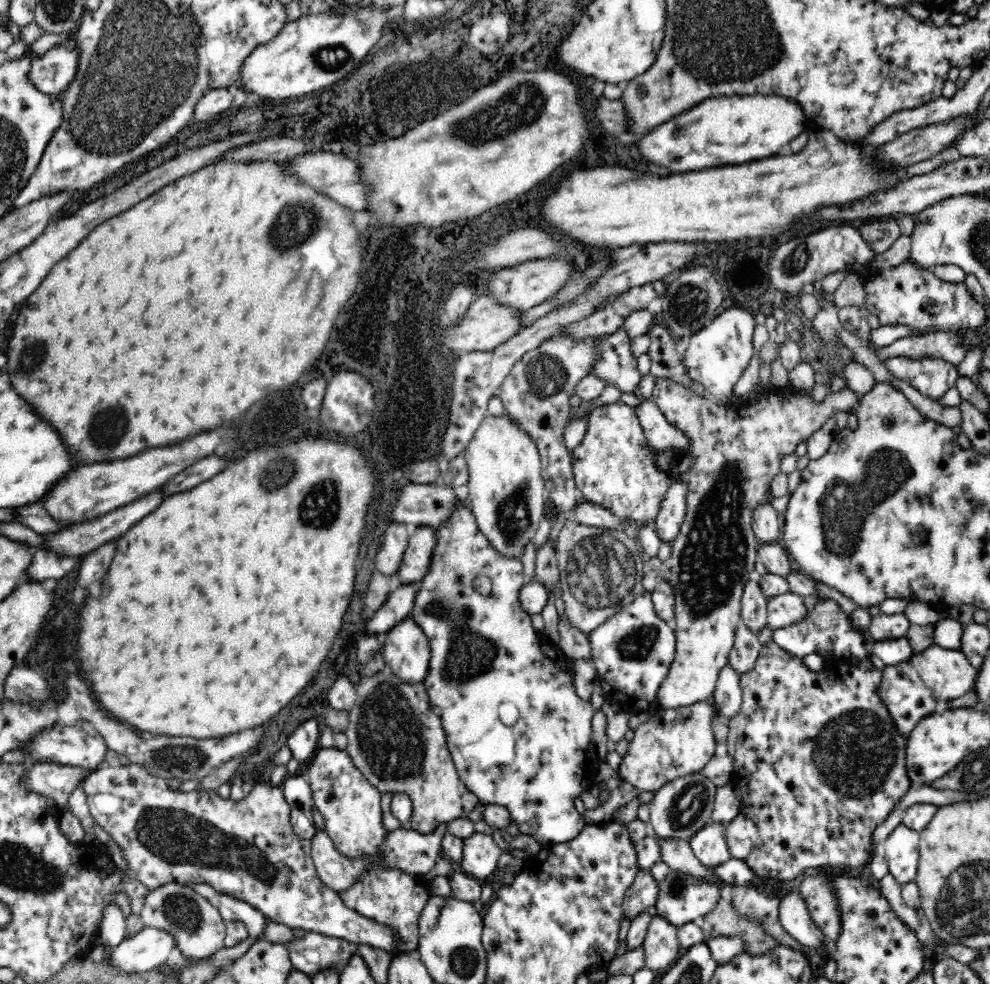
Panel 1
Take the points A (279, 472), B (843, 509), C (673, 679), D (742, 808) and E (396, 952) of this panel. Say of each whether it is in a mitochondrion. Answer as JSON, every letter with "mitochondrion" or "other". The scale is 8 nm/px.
{"A":"mitochondrion","B":"mitochondrion","C":"other","D":"other","E":"other"}

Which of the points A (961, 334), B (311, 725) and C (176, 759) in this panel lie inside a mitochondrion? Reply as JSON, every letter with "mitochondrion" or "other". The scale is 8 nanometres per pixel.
{"A":"other","B":"other","C":"mitochondrion"}

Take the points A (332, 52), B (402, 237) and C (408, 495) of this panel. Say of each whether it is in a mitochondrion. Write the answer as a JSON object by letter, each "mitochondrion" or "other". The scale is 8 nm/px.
{"A":"mitochondrion","B":"other","C":"other"}

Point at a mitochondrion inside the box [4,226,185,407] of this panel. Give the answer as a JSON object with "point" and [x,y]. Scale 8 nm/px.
{"point":[32,357]}

